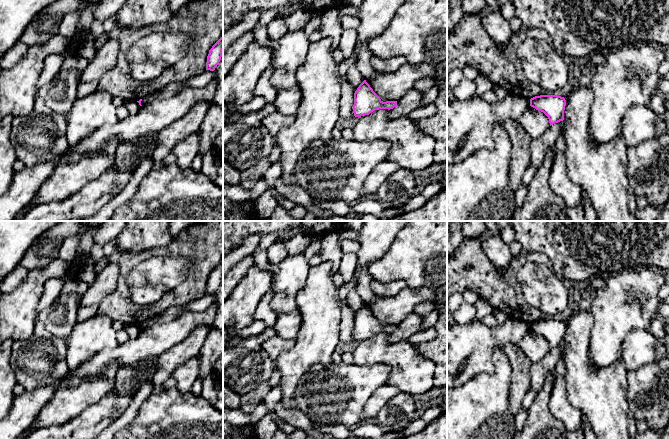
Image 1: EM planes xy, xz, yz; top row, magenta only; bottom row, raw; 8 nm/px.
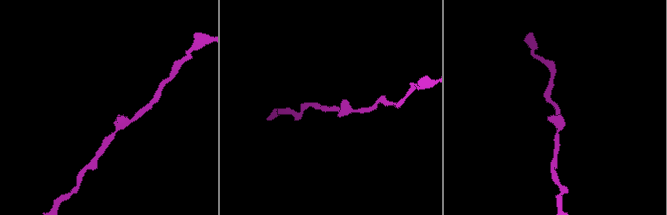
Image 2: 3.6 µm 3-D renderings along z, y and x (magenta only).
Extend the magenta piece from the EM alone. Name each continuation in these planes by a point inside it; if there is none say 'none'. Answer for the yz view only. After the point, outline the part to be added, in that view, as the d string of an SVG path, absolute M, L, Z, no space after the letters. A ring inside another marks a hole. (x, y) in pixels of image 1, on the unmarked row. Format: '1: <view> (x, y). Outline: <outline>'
none

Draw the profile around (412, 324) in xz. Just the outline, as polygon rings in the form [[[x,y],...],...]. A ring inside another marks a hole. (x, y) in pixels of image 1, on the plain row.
[[[410,313],[407,317],[400,323],[397,324],[397,330],[389,334],[389,338],[393,341],[406,341],[412,335],[419,333],[422,329],[422,317]]]

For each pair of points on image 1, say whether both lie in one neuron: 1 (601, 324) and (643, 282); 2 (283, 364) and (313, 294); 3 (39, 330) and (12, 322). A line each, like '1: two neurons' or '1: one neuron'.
1: one neuron
2: one neuron
3: two neurons

